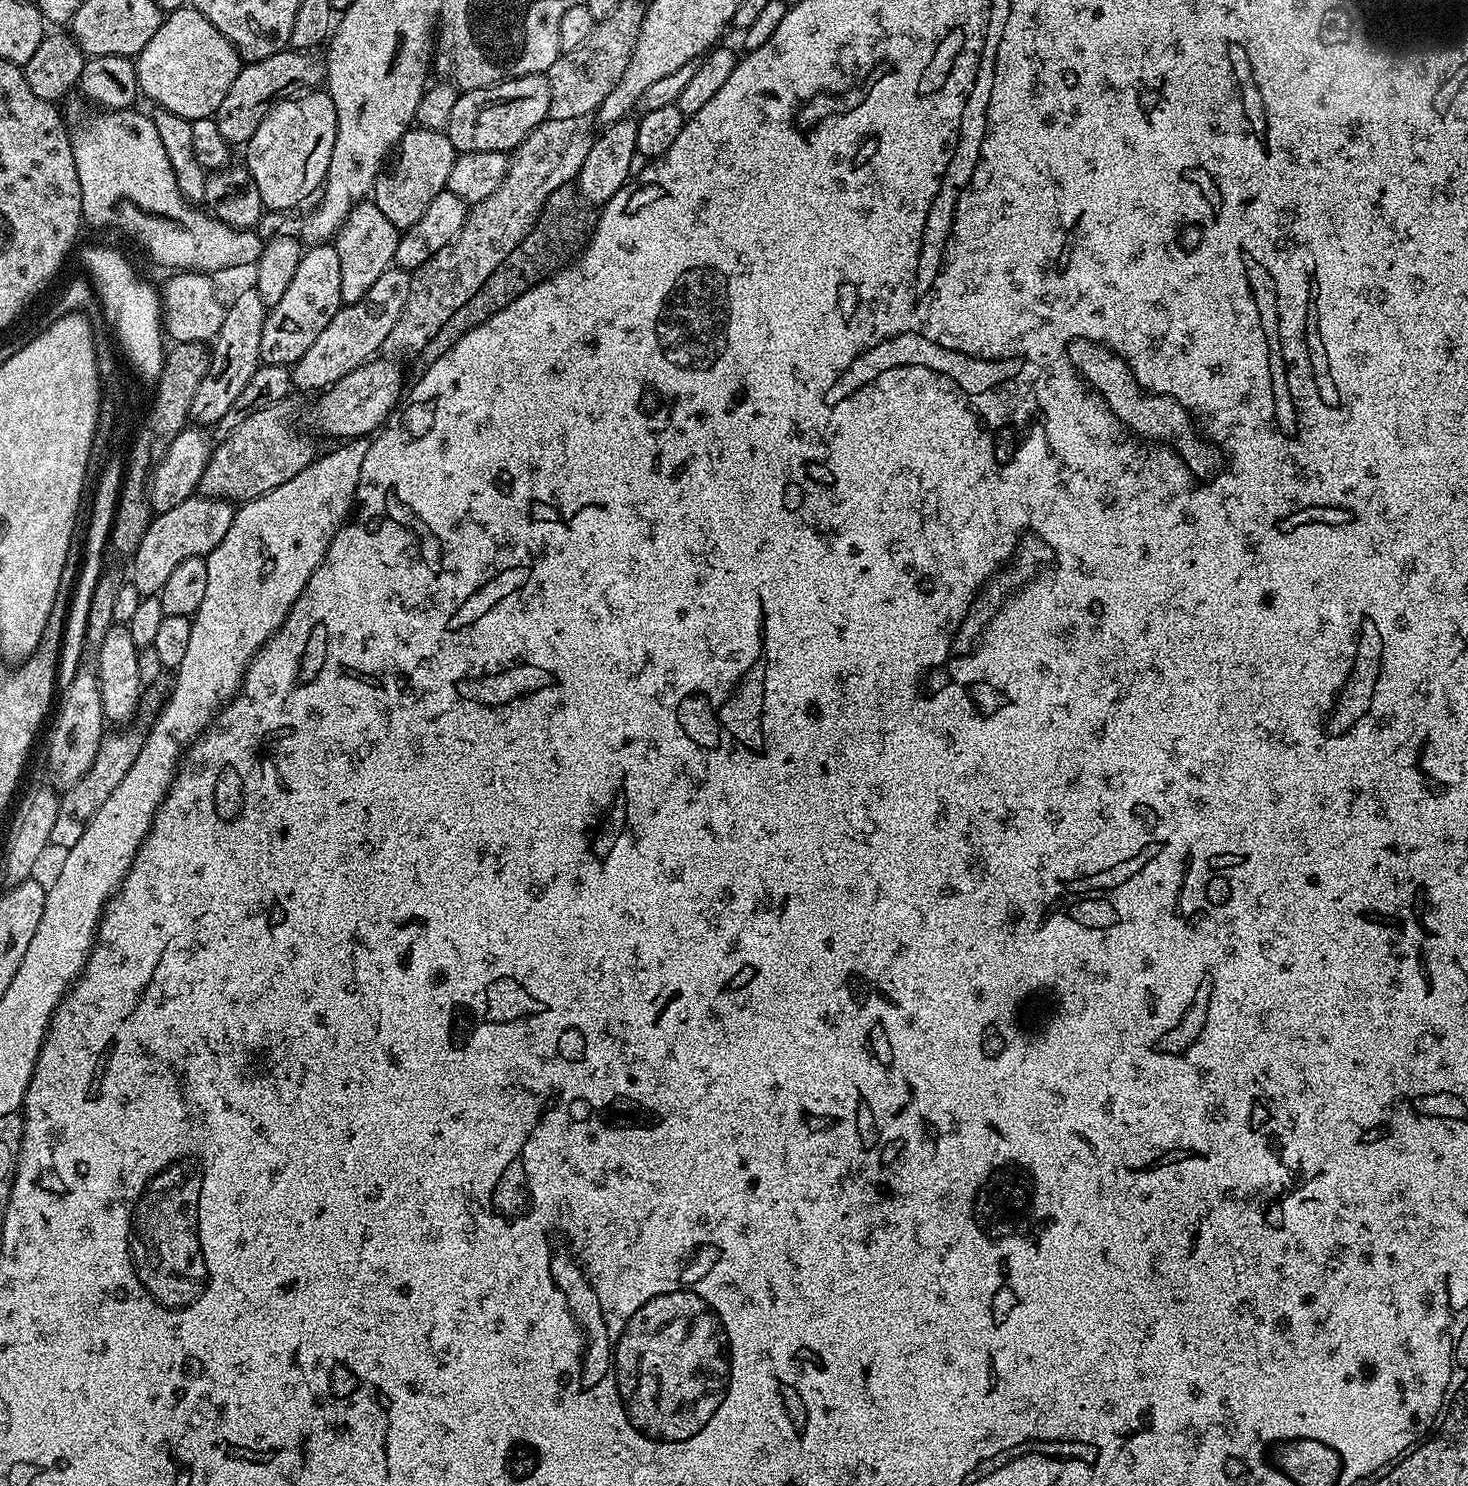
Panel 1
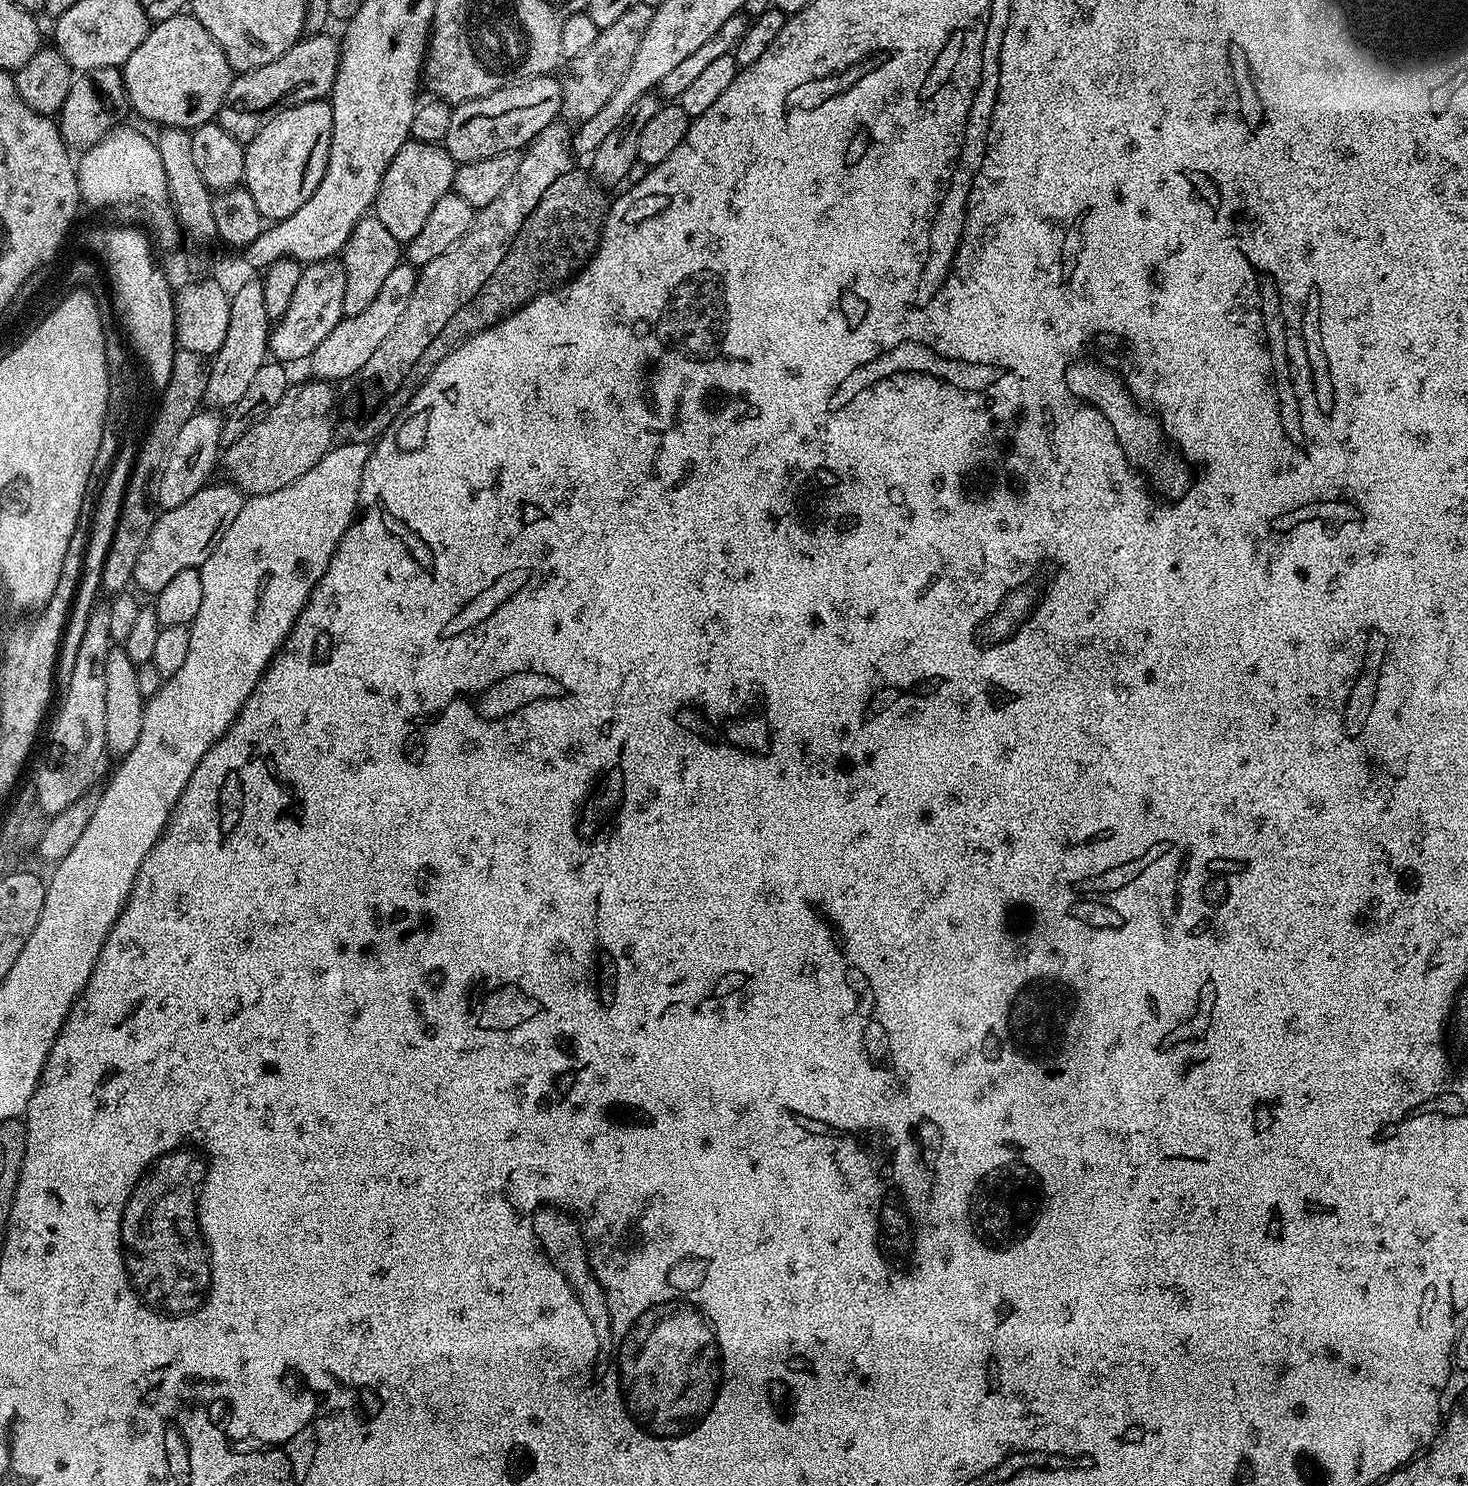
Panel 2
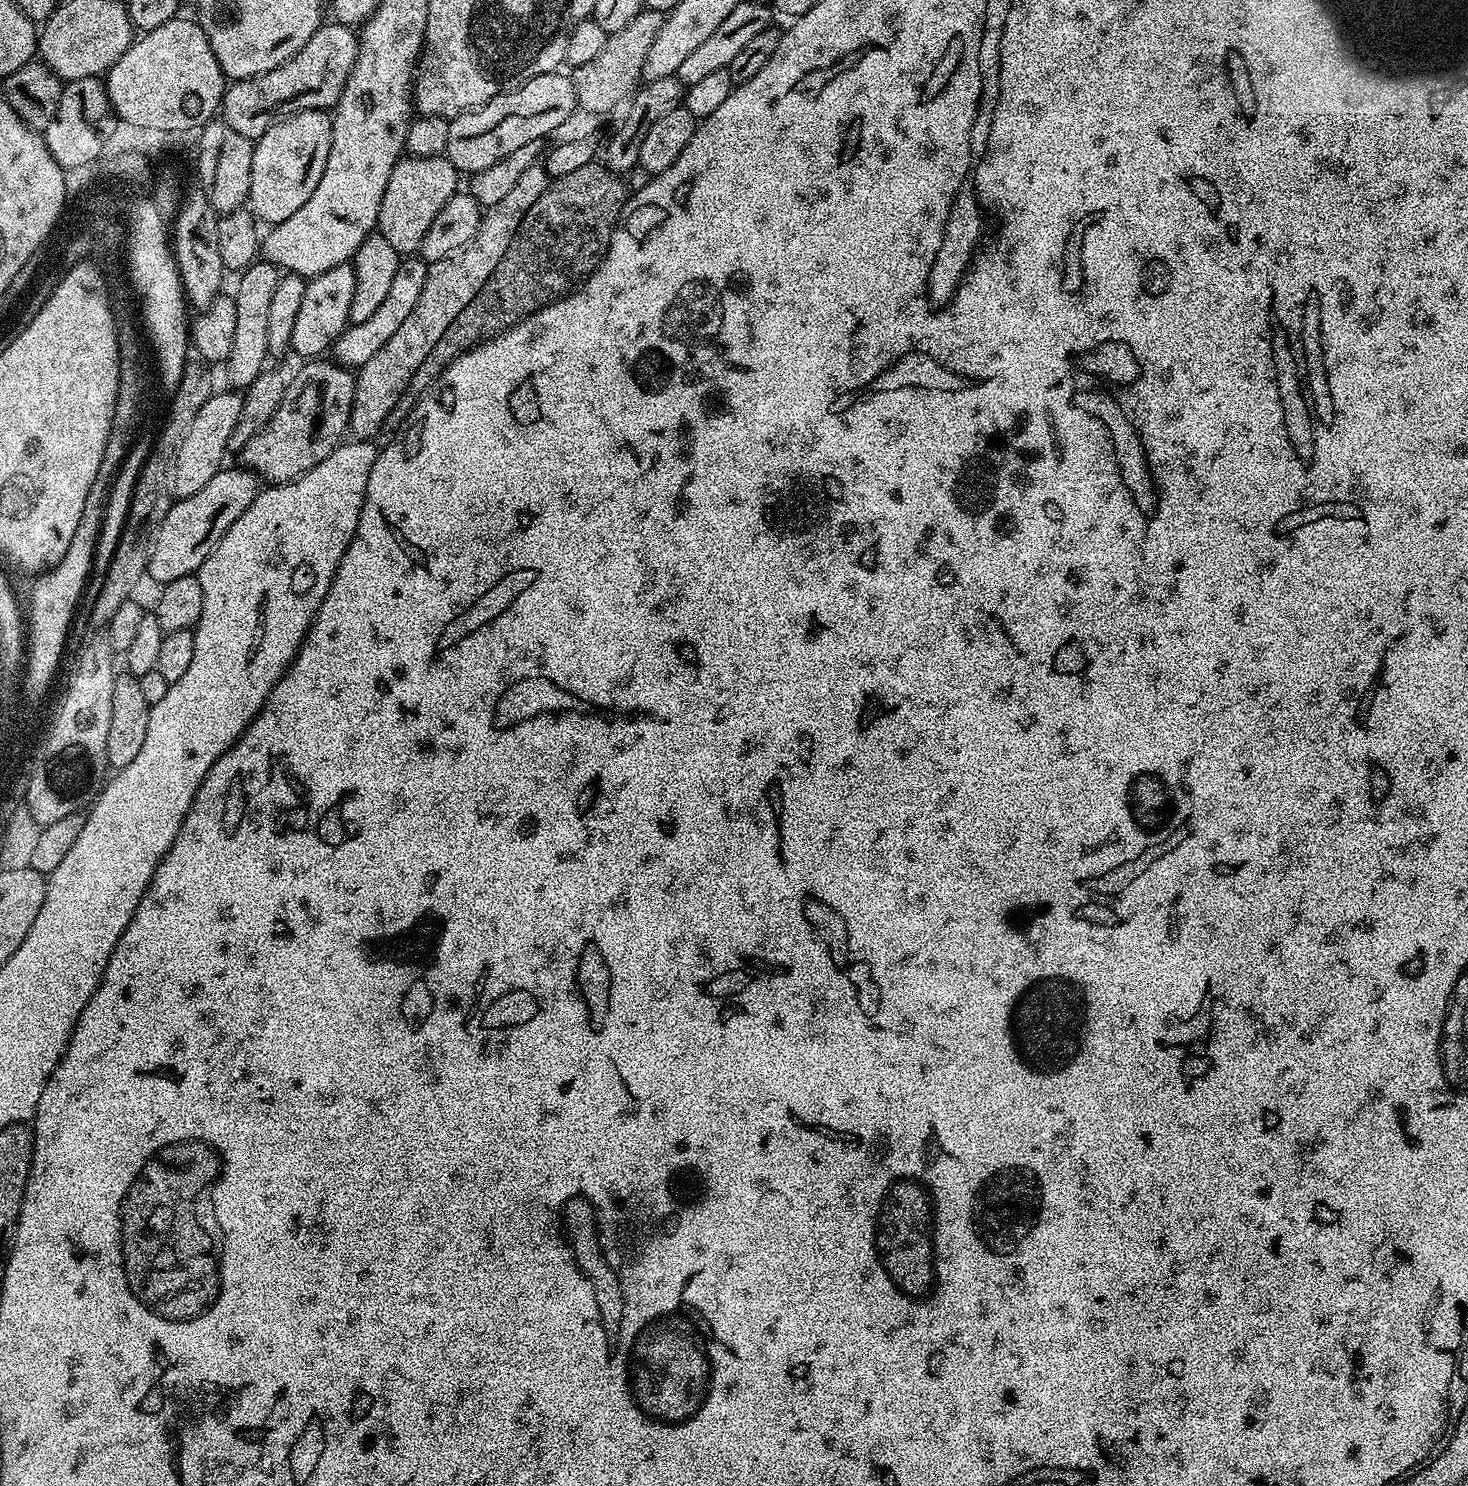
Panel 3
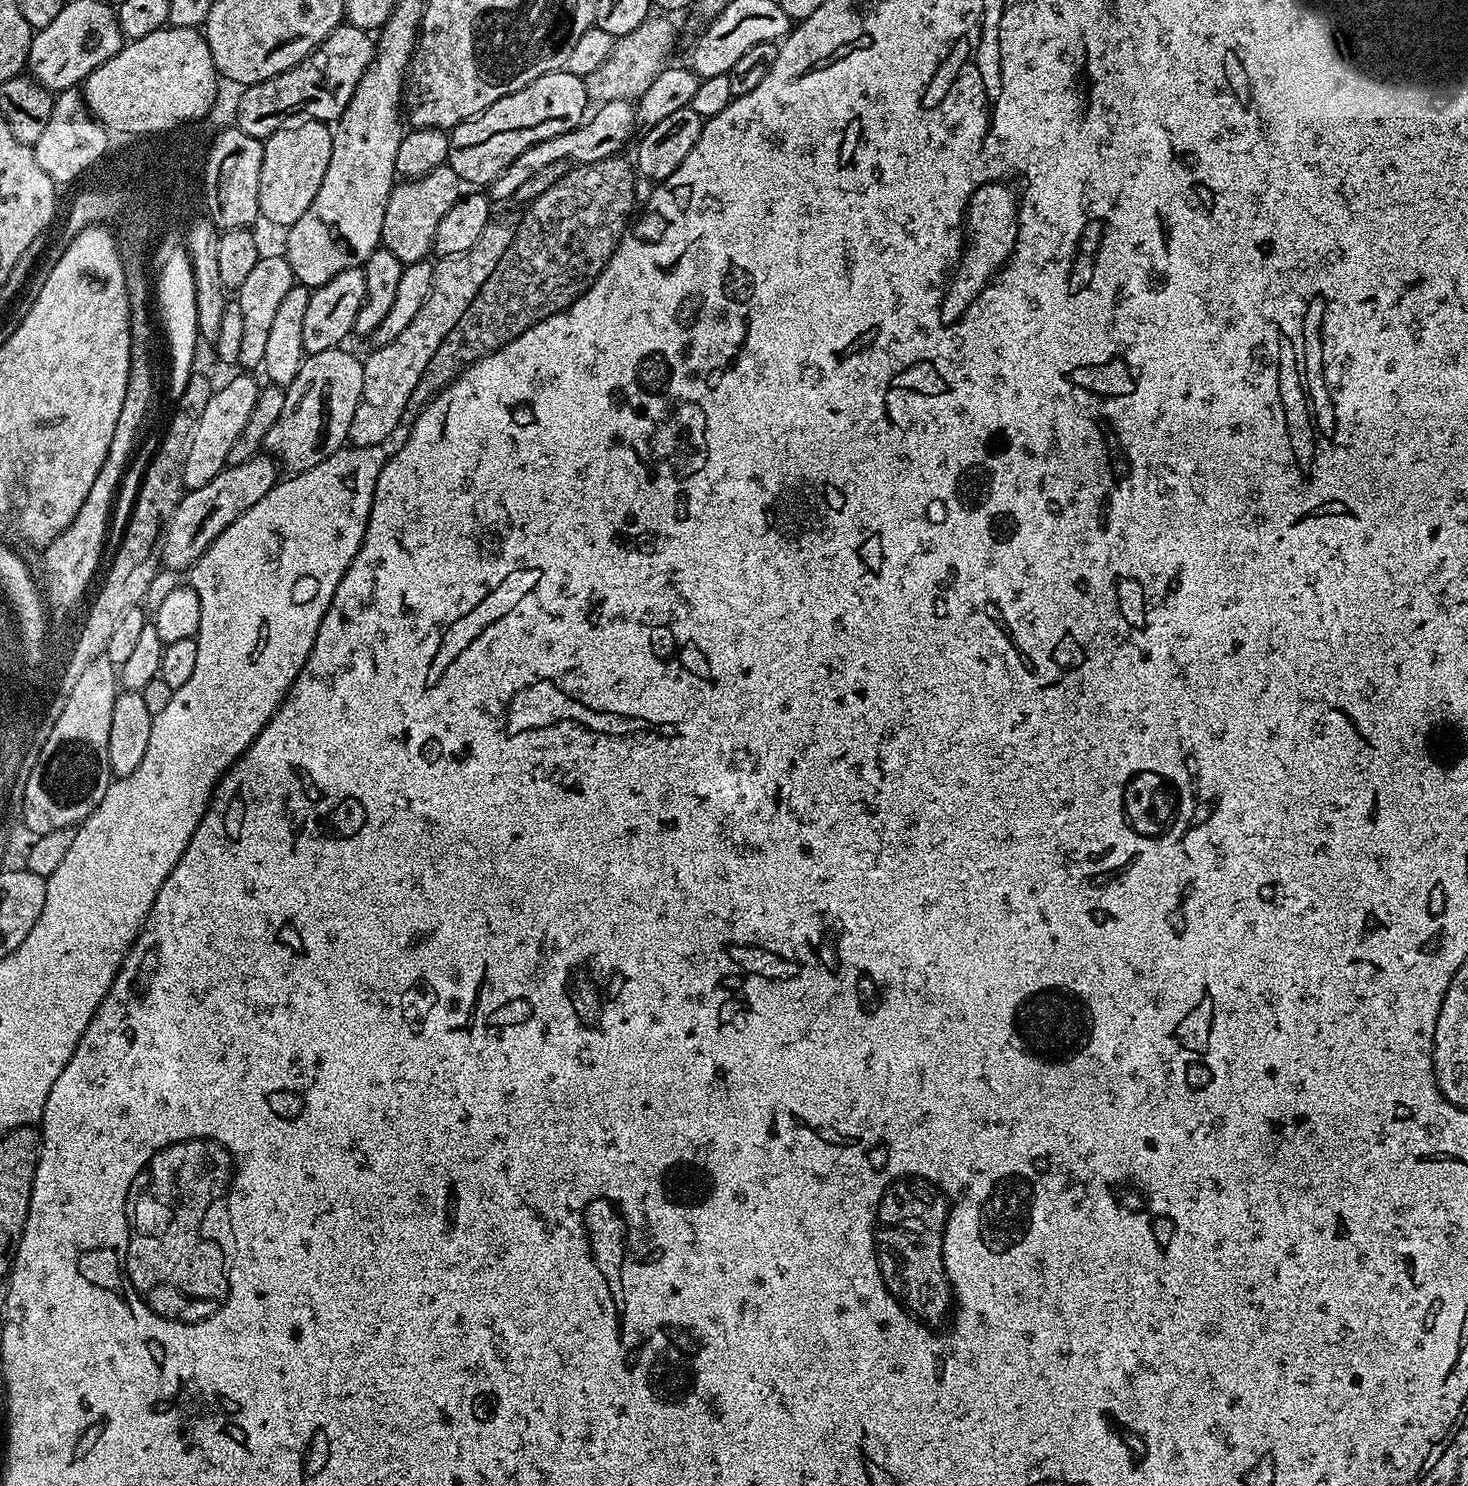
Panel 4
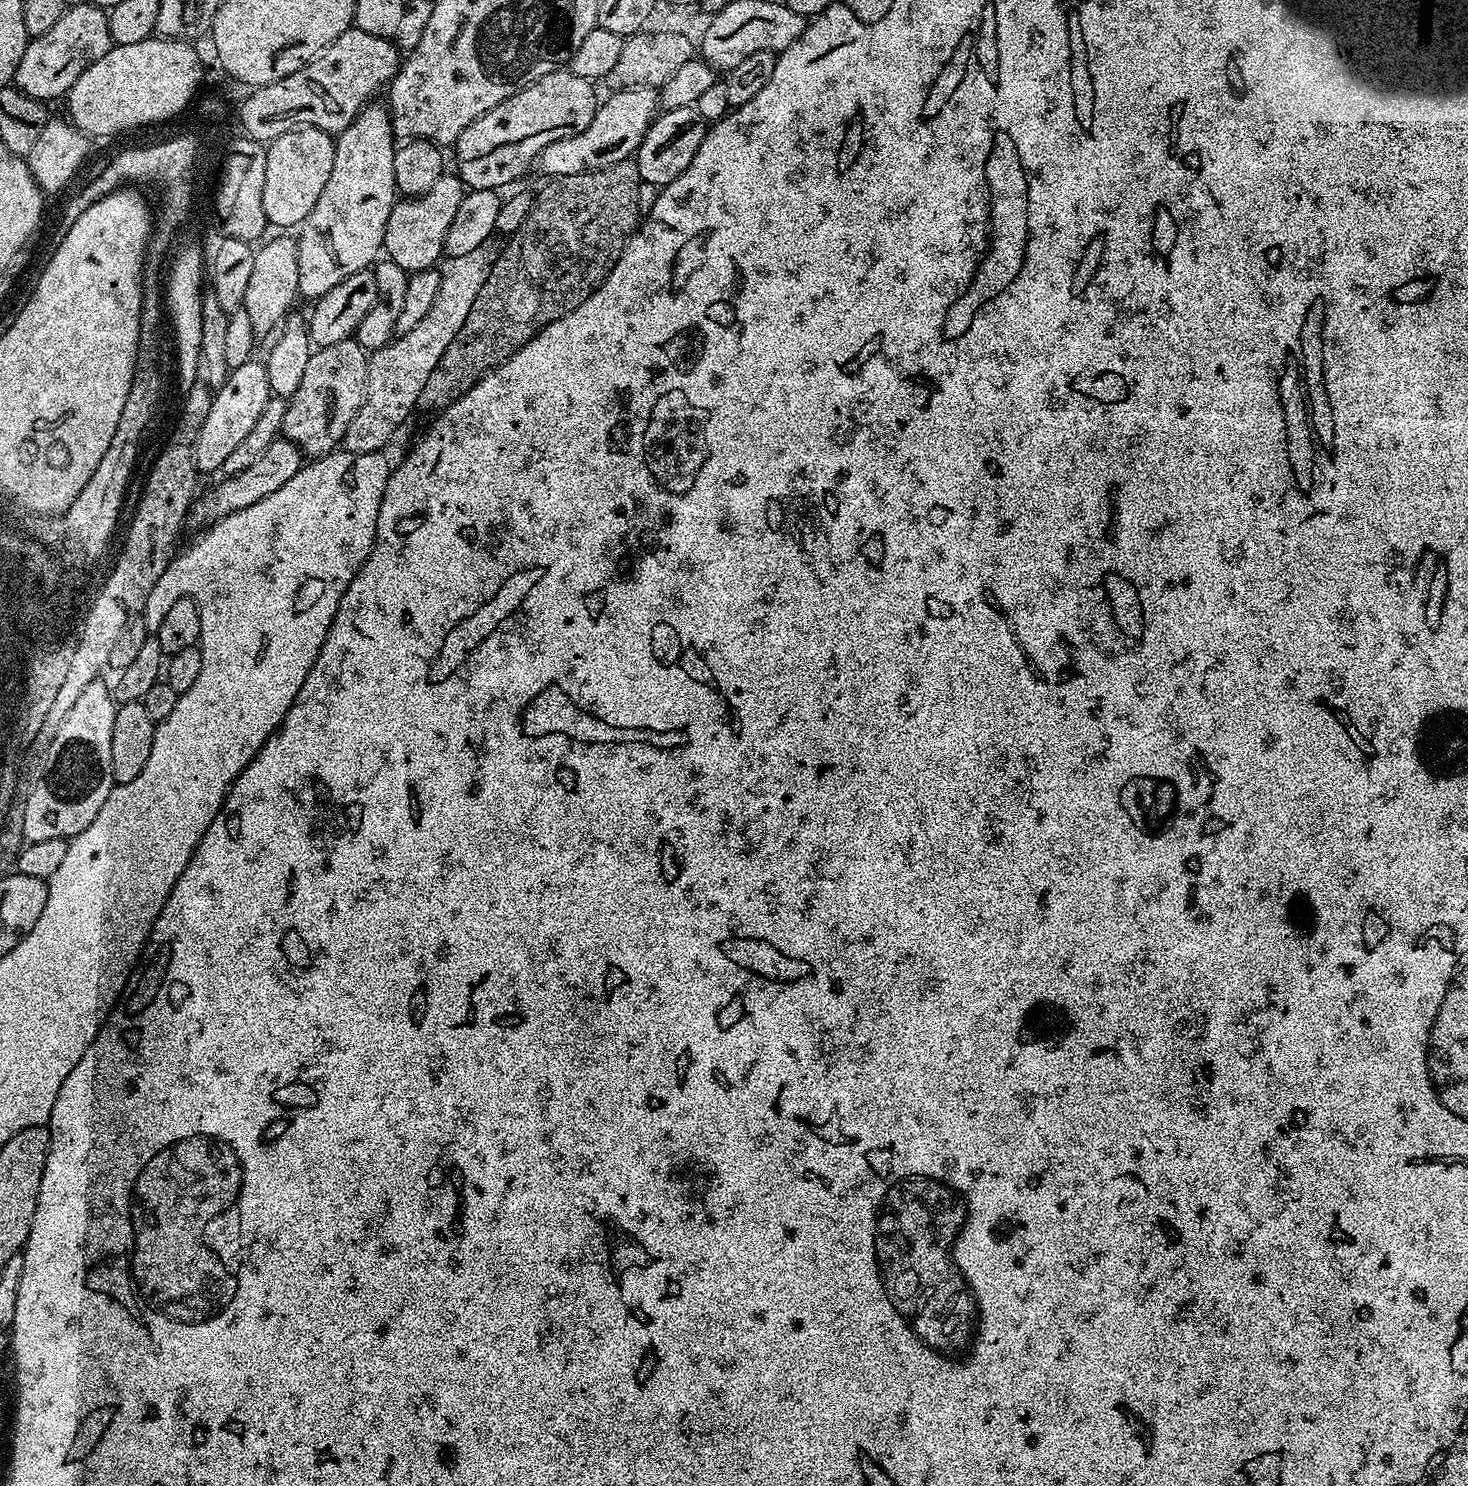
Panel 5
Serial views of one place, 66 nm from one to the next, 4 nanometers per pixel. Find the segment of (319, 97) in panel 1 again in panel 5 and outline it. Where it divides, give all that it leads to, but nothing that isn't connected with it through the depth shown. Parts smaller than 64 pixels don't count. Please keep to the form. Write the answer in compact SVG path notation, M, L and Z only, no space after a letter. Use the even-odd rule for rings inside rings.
M303 127L282 134L277 140L271 141L267 149L266 186L262 186L262 210L266 210L269 225L277 224L280 227L277 229L292 230L303 222L306 214L310 214L310 210L314 210L314 202L318 202L318 194L322 194L326 181L330 179L330 169L334 166L336 141L329 133L322 130Z

